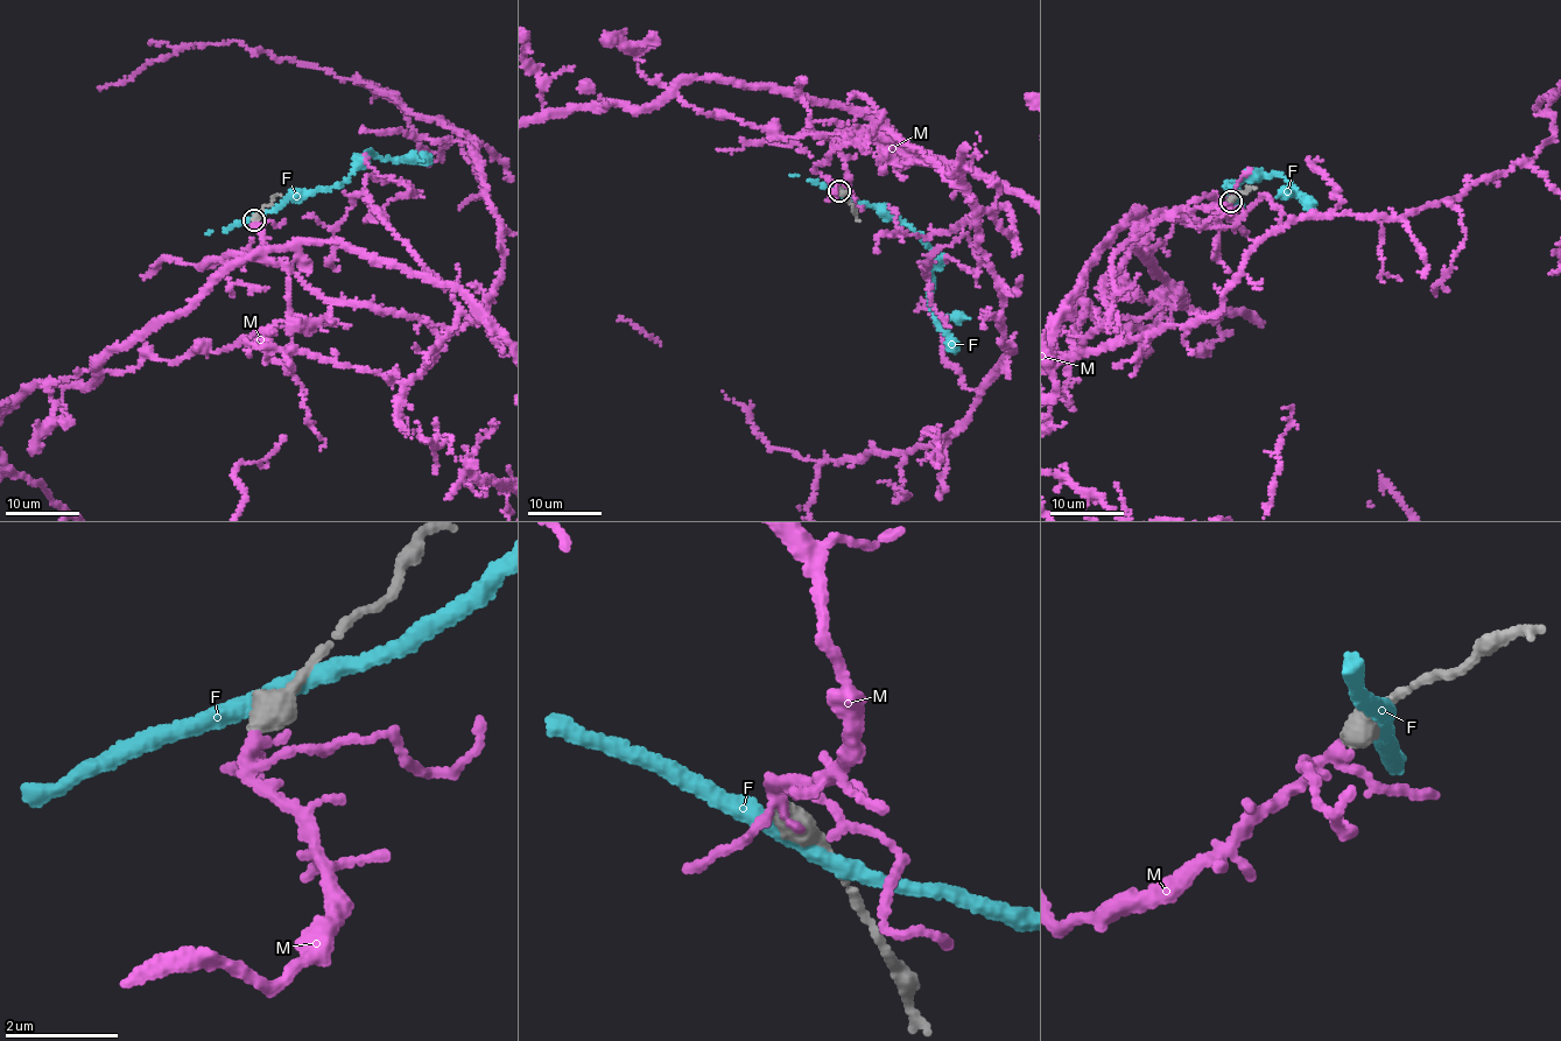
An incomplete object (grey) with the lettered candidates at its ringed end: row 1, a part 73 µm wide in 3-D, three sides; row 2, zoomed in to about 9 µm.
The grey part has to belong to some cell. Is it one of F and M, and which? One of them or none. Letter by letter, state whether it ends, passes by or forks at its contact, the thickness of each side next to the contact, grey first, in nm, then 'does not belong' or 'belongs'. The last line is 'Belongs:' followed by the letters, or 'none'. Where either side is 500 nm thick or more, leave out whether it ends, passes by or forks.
F: 500/320 nm | does not belong
M: it forks | 480/150 nm | belongs
Belongs: M

